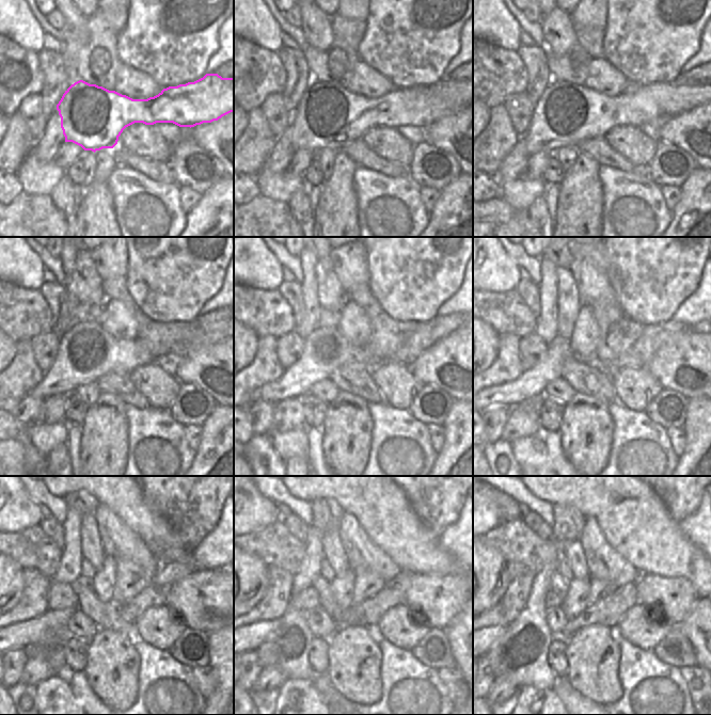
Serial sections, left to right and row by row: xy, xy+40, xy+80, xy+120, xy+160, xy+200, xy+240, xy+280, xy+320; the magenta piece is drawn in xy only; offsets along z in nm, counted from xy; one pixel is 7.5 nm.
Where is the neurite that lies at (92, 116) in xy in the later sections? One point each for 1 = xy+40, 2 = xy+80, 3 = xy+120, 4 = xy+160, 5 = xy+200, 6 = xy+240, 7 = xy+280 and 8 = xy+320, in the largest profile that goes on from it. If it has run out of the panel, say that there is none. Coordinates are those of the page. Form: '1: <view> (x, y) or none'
1: xy+40 (328, 115)
2: xy+80 (566, 114)
3: xy+120 (85, 352)
4: xy+160 (325, 349)
5: xy+200 (532, 382)
6: xy+240 (18, 635)
7: xy+280 (255, 634)
8: xy+320 (494, 632)

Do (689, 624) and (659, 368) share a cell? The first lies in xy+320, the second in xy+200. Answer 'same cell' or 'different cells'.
different cells

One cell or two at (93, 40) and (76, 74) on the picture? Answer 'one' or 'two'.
one

